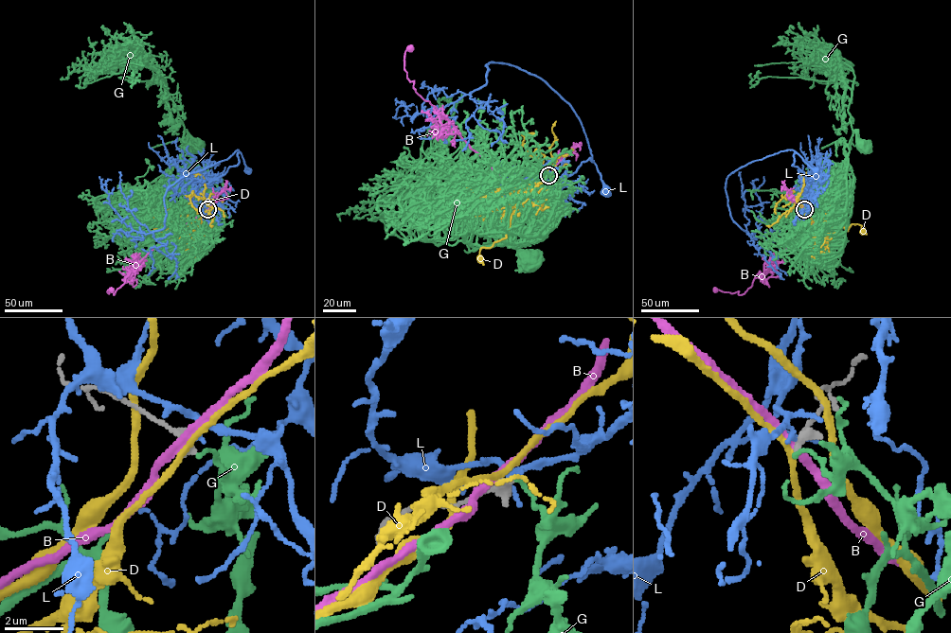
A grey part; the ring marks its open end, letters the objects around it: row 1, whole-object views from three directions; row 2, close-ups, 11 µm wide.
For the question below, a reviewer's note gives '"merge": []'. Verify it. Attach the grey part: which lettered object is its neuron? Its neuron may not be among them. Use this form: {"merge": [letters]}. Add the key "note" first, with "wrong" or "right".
{"note": "right", "merge": []}

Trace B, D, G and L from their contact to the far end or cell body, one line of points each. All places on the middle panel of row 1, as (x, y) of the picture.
B: (548, 175), (526, 188), (511, 185), (501, 178), (436, 107), (416, 92), (404, 68), (404, 51), (410, 48)
D: (548, 175), (510, 199), (513, 202), (513, 211), (506, 237), (490, 247), (482, 247), (479, 255), (483, 265)
G: (549, 175), (553, 186), (544, 217), (546, 236), (522, 238), (513, 243), (529, 259), (530, 257)
L: (548, 175), (529, 180), (533, 184), (560, 179), (590, 158), (607, 192)

